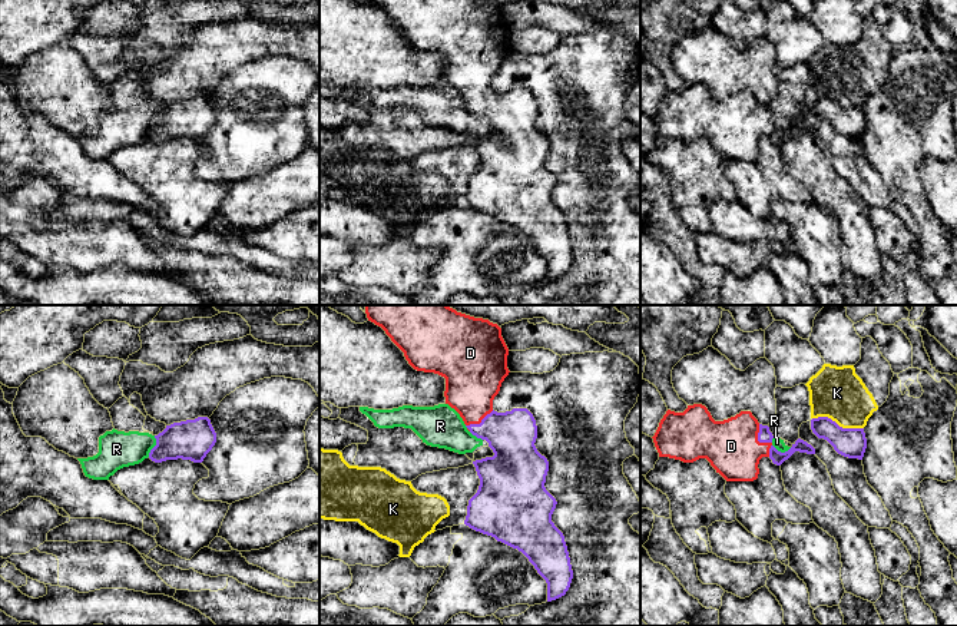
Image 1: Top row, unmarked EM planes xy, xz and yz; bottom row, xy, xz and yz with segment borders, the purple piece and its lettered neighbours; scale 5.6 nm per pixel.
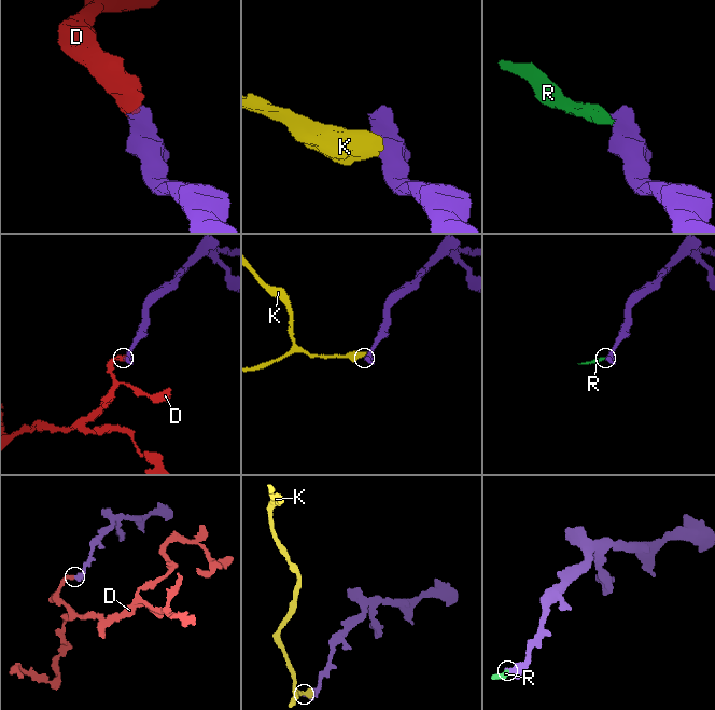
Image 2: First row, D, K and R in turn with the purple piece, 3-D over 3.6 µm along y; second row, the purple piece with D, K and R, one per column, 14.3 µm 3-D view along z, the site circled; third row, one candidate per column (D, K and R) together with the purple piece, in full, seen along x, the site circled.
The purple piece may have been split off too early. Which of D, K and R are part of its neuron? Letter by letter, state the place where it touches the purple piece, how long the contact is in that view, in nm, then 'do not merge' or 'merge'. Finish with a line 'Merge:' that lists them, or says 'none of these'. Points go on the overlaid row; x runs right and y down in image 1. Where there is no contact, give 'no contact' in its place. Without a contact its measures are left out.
D: meets purple in yz at (762, 441); contact 200 nm long; merge
K: meets purple in yz at (837, 424); contact 300 nm long; do not merge
R: meets purple in xy at (155, 446); contact 130 nm long; do not merge
Merge: D

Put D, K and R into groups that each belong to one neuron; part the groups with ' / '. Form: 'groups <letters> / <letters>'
groups D / K / R

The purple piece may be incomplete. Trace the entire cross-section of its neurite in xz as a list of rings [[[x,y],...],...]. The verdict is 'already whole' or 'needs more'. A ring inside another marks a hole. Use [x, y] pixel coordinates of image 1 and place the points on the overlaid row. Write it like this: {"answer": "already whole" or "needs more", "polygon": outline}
{"answer": "needs more", "polygon": [[[365,305],[368,321],[381,327],[404,352],[408,364],[446,378],[446,404],[463,418],[467,430],[486,440],[493,457],[473,461],[480,486],[468,500],[464,524],[521,552],[547,583],[547,602],[566,594],[573,570],[563,533],[552,521],[556,499],[546,490],[549,461],[534,443],[537,425],[527,408],[497,413],[493,400],[509,375],[509,348],[501,328],[448,305]]]}

